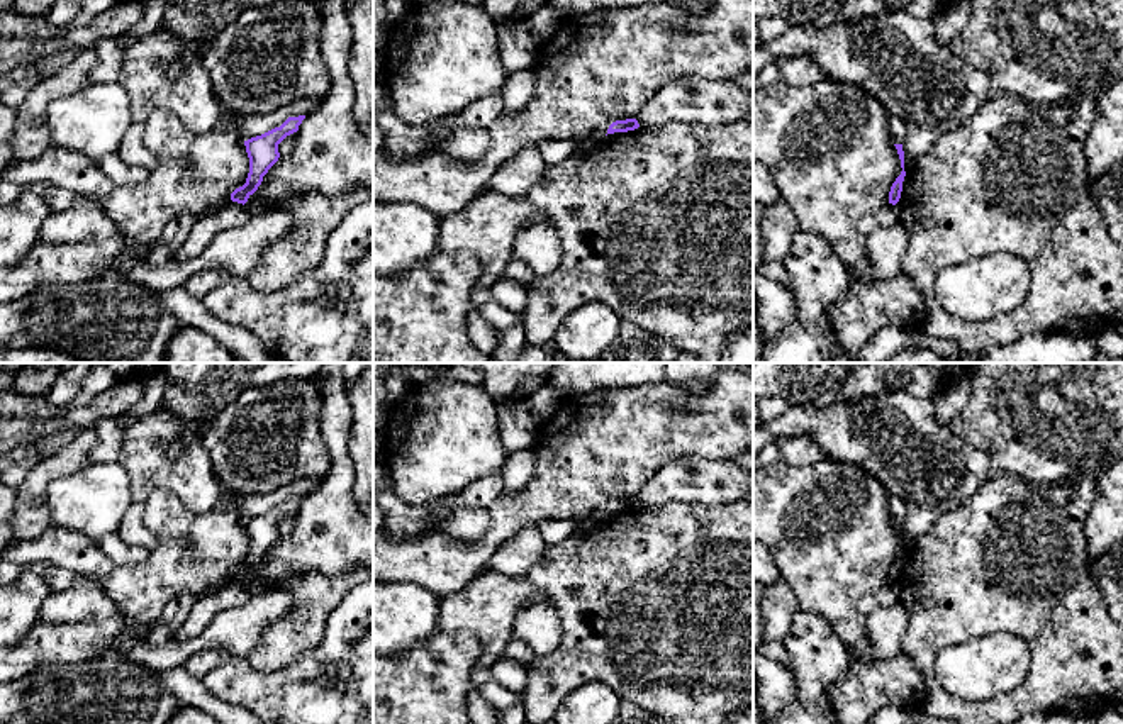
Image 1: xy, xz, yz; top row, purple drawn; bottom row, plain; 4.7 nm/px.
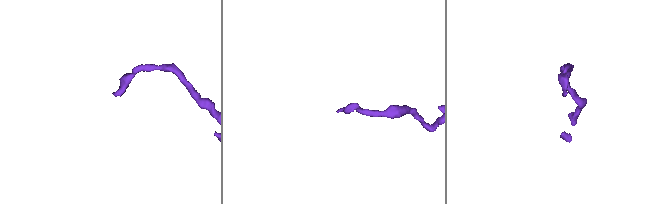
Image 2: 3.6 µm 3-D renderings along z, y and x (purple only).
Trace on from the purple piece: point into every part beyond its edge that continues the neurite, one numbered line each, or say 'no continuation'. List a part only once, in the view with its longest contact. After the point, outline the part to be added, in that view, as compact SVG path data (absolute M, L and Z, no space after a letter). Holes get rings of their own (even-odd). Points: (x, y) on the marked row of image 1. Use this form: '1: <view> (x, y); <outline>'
no continuation

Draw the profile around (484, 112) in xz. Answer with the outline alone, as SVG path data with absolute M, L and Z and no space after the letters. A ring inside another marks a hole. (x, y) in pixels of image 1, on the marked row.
M500 92L472 103L468 109L443 117L439 129L433 134L431 141L441 148L456 131L468 127L485 127L502 114Z

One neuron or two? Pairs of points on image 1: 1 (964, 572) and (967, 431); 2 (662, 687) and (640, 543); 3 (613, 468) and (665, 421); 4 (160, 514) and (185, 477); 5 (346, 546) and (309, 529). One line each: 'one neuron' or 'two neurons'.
1: two neurons
2: one neuron
3: one neuron
4: two neurons
5: one neuron

